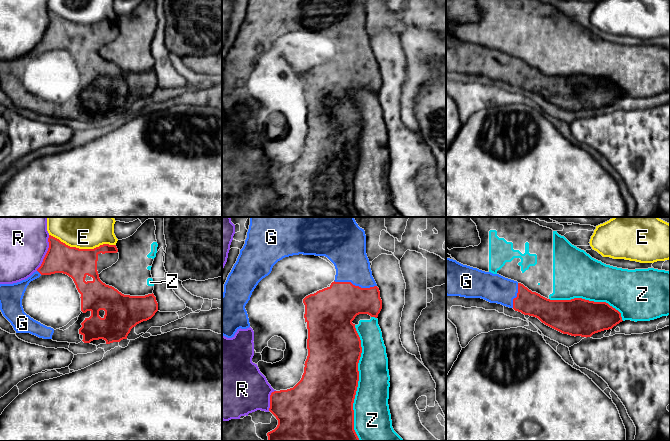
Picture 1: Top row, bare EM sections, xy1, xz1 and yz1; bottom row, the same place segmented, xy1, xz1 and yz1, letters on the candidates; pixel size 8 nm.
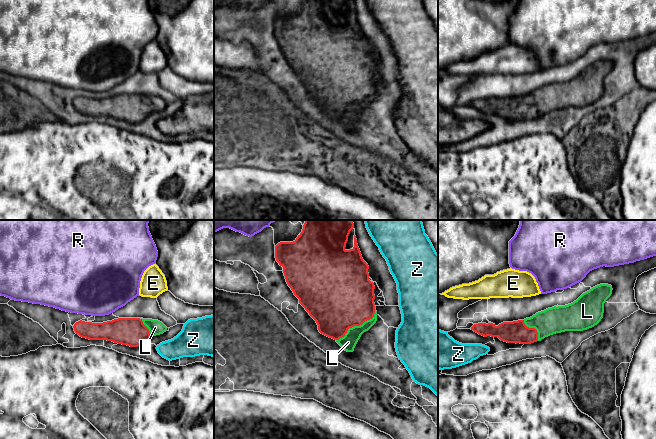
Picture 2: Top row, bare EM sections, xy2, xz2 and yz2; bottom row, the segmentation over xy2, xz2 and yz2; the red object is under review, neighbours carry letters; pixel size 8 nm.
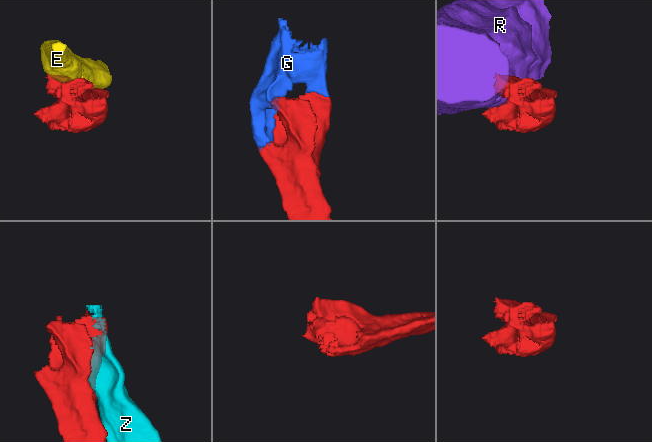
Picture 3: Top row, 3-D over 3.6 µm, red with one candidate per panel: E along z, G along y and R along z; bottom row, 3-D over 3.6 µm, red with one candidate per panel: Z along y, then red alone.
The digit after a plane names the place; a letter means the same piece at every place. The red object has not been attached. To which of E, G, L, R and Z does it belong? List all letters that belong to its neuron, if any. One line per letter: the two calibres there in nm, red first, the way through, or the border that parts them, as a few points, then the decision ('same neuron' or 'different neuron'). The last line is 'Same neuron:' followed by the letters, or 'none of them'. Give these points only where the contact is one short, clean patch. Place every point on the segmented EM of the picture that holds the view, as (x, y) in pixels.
E: 240 nm thick on the red side, 480 nm on the other; different neuron
G: 360 nm thick on the red side, 280 nm on the other; same neuron
L: 480 nm thick on the red side, 120 nm on the other; runs through xz2 (343, 298), (358, 325), (348, 335), (348, 342); same neuron
R: 240 nm thick on the red side, 380 nm on the other; different neuron
Z: 460 nm thick on the red side, 280 nm on the other; different neuron
Same neuron: G, L

